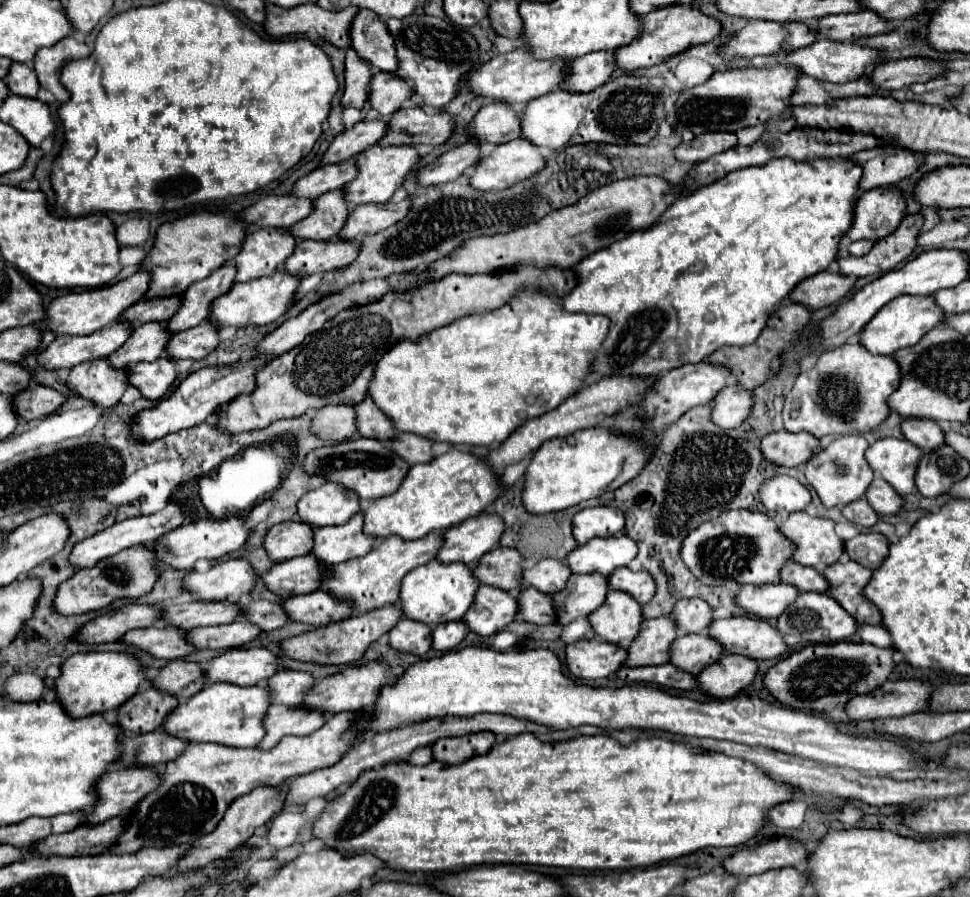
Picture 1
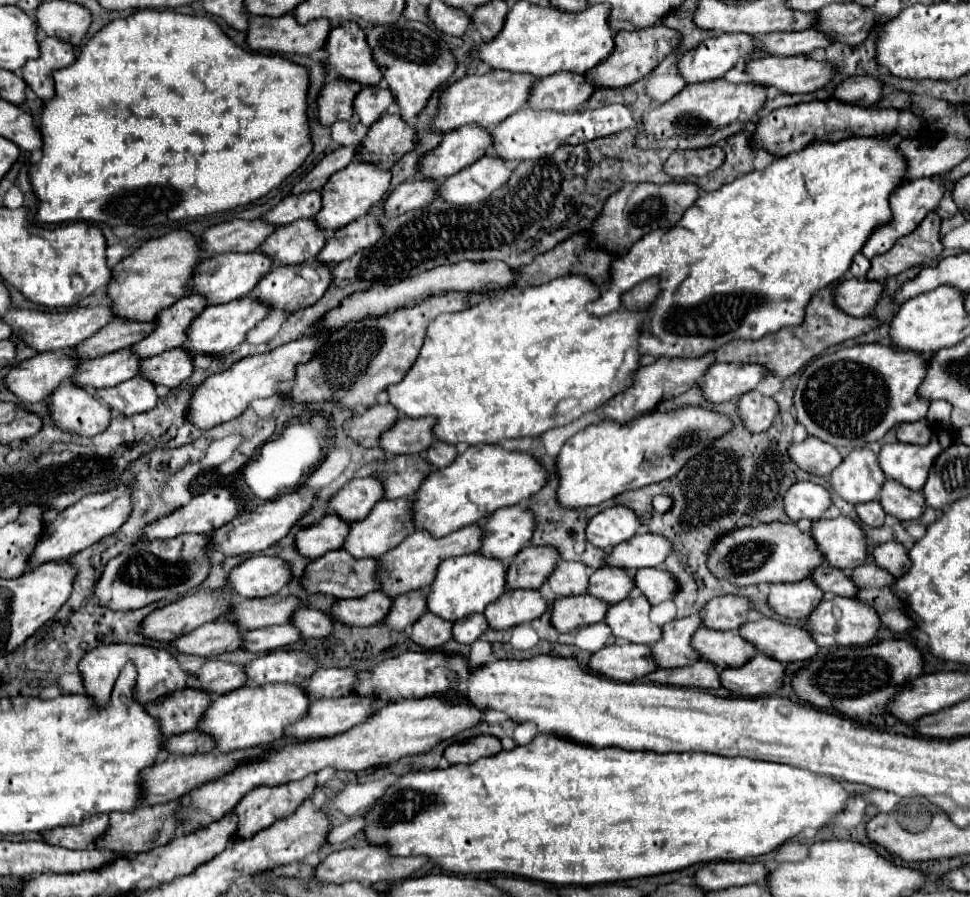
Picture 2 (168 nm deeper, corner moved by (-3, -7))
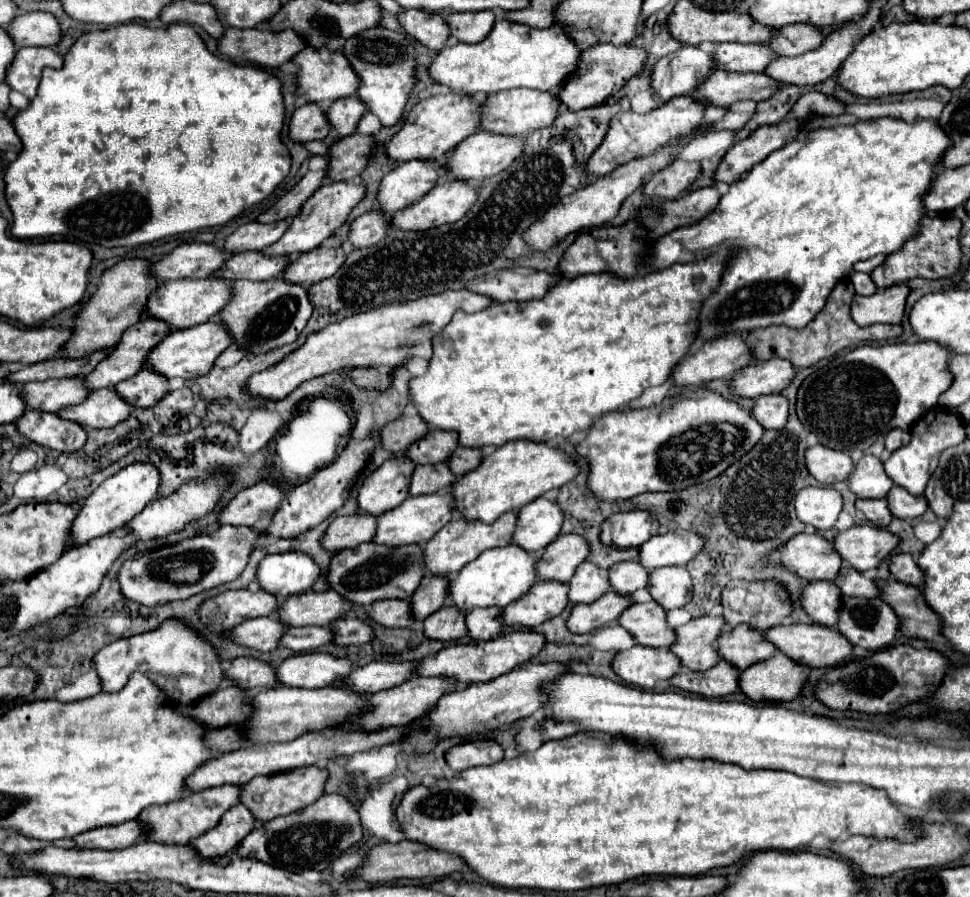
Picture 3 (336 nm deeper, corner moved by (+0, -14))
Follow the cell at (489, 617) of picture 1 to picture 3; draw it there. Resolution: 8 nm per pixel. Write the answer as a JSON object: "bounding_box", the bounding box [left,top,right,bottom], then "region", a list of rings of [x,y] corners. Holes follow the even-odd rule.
{"bounding_box":[504,582,568,628],"region":[[[536,582],[522,598],[504,608],[504,626],[532,628],[558,616],[568,604],[568,586],[562,582]]]}

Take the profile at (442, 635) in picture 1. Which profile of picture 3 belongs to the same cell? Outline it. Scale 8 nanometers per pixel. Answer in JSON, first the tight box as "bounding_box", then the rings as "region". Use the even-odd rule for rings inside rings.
{"bounding_box":[466,608,502,642],"region":[[[478,608],[476,612],[468,612],[466,628],[468,628],[468,636],[474,642],[492,640],[502,630],[500,612],[496,612],[496,608]]]}

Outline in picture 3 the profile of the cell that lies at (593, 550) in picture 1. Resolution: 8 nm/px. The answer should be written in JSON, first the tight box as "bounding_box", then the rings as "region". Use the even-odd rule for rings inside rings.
{"bounding_box":[638,530,704,572],"region":[[[678,530],[656,534],[638,548],[638,562],[648,568],[648,572],[662,566],[684,566],[700,552],[702,546],[704,538],[694,532]]]}

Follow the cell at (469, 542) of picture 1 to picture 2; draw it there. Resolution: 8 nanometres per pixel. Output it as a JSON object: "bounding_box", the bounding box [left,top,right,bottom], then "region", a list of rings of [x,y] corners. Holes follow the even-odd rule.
{"bounding_box":[479,505,535,561],"region":[[[525,505],[497,509],[497,513],[483,523],[485,535],[479,551],[487,557],[509,561],[531,541],[535,525],[535,515]]]}

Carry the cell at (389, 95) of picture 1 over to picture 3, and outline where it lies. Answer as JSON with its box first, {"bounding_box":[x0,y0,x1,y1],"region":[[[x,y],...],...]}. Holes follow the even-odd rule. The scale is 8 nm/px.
{"bounding_box":[326,96,368,136],"region":[[[350,96],[350,98],[334,100],[332,106],[326,110],[326,116],[334,126],[334,130],[338,132],[338,136],[348,136],[354,134],[358,122],[366,112],[368,108],[364,106],[364,102],[360,102],[358,96]]]}

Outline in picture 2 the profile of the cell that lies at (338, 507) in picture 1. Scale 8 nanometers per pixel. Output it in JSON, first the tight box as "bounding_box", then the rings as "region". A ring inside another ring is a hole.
{"bounding_box":[329,477,383,521],"region":[[[359,477],[349,481],[329,503],[331,513],[343,517],[345,521],[361,521],[371,513],[377,501],[383,499],[383,487],[375,477]]]}

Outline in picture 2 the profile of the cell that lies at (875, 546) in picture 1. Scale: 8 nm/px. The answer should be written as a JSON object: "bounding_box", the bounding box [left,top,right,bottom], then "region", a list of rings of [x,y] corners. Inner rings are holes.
{"bounding_box":[873,543,911,577],"region":[[[883,543],[873,549],[873,557],[879,567],[889,571],[895,577],[901,577],[911,567],[911,559],[907,557],[907,549],[901,543]]]}

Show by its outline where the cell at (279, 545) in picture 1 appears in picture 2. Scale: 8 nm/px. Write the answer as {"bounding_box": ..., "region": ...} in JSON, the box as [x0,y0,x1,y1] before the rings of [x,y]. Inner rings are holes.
{"bounding_box":[297,515,351,559],"region":[[[325,515],[321,523],[301,529],[297,533],[297,551],[309,559],[317,559],[327,551],[341,549],[349,527],[351,523],[343,521],[341,517]]]}

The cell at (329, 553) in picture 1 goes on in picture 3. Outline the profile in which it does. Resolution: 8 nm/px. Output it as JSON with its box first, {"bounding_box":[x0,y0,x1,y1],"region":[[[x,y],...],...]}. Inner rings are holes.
{"bounding_box":[372,494,452,548],"region":[[[426,494],[426,496],[410,496],[400,506],[384,512],[378,516],[378,528],[372,538],[378,546],[388,548],[400,548],[408,544],[424,544],[424,540],[430,540],[444,524],[448,524],[452,518],[452,496],[444,494]]]}

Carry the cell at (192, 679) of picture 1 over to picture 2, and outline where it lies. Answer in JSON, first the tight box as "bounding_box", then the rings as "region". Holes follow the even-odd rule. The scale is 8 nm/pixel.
{"bounding_box":[195,659,247,695],"region":[[[217,659],[207,661],[205,667],[195,673],[195,677],[201,681],[201,689],[211,695],[223,695],[247,685],[247,673],[243,673],[241,665]]]}

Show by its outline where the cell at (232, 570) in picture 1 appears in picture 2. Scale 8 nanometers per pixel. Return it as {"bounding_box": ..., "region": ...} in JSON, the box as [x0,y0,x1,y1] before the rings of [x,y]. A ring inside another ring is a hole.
{"bounding_box":[229,555,291,597],"region":[[[253,555],[231,571],[229,585],[239,597],[269,597],[289,581],[291,565],[275,555]]]}

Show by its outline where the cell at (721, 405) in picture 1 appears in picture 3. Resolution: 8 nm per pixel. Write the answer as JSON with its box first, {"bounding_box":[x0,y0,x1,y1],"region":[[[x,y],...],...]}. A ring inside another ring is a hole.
{"bounding_box":[752,394,788,430],"region":[[[780,394],[758,396],[752,406],[752,416],[764,430],[780,430],[788,418],[788,400]]]}

